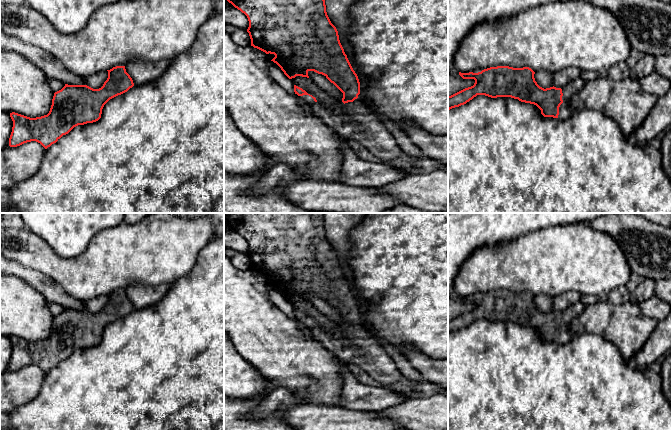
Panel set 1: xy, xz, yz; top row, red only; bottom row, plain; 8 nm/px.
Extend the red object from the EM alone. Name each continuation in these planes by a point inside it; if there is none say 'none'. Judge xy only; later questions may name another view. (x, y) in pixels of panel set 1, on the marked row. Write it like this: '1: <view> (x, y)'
none

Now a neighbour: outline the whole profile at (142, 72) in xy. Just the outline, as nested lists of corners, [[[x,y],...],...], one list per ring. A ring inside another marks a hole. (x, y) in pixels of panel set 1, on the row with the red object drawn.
[[[163,59],[158,62],[135,61],[125,65],[134,85],[143,85],[160,77],[169,66],[171,60]]]

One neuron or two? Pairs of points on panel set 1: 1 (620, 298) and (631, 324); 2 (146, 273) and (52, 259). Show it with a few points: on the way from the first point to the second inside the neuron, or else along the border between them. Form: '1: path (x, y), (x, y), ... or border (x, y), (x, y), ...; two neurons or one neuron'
1: border (607, 299), (613, 303), (629, 301); two neurons
2: path (123, 270), (75, 270); one neuron

